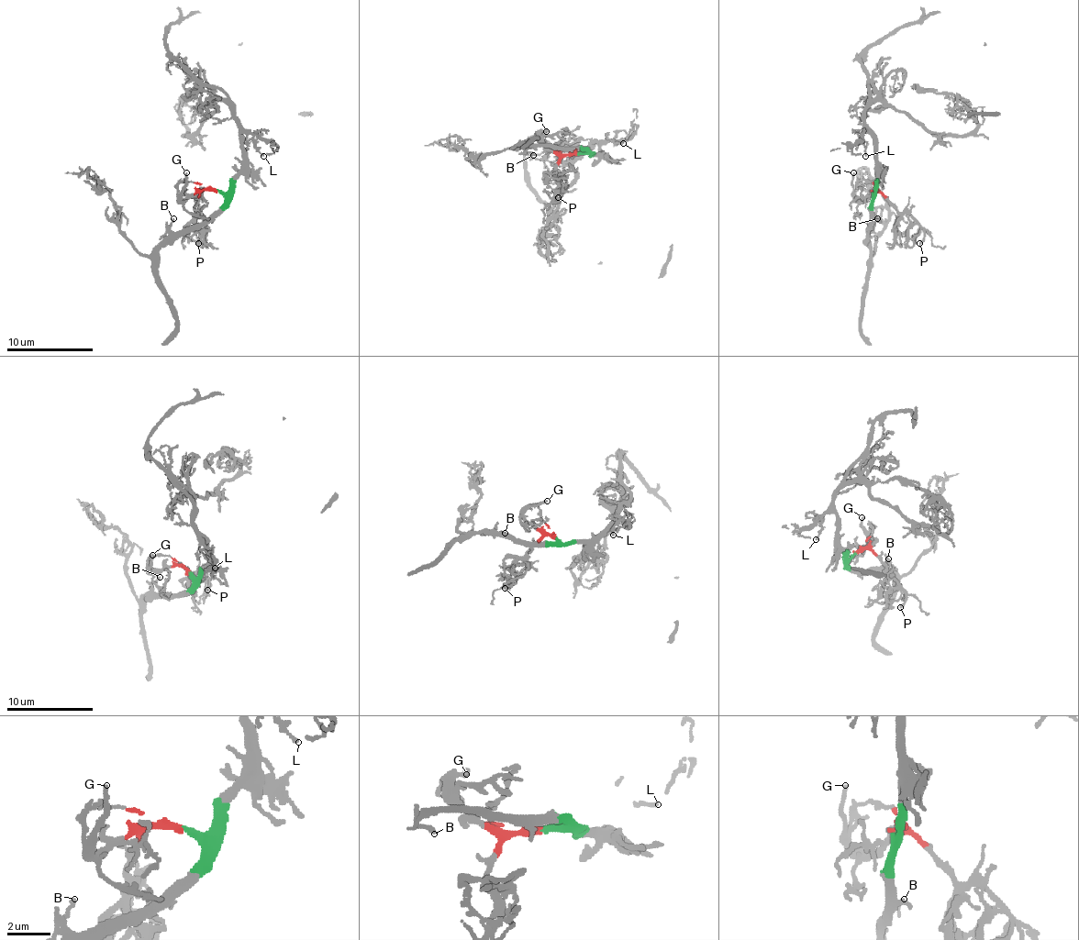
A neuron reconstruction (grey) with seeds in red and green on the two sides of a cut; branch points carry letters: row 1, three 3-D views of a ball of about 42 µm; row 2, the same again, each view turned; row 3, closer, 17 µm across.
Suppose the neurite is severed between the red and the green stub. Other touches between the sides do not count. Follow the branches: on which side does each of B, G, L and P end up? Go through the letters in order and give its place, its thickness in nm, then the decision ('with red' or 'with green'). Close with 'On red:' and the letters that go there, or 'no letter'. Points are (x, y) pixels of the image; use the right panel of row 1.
B: place (877, 218); calibre 160 nm; with green
G: place (853, 172); calibre 180 nm; with red
L: place (865, 156); calibre 150 nm; with green
P: place (919, 243); calibre 180 nm; with red
On red: G, P

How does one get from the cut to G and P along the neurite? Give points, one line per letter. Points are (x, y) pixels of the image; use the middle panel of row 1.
G: (576, 153), (550, 149), (541, 136), (546, 132)
P: (576, 153), (565, 156), (554, 172), (556, 201), (559, 196)

